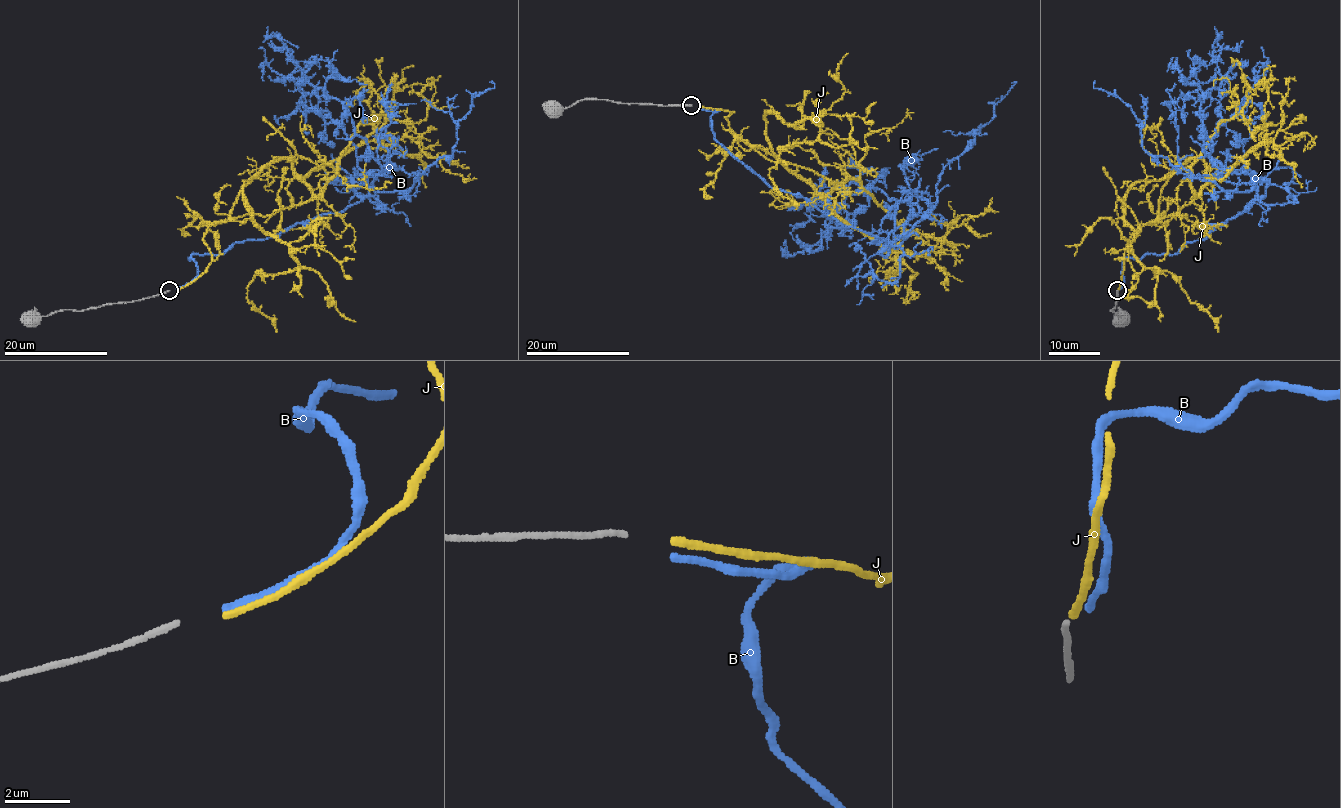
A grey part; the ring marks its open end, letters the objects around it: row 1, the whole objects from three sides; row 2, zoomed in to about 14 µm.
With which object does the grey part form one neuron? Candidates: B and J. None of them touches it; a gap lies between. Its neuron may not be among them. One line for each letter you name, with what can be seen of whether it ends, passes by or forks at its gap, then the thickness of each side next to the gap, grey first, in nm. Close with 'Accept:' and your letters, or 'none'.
Accept: none

